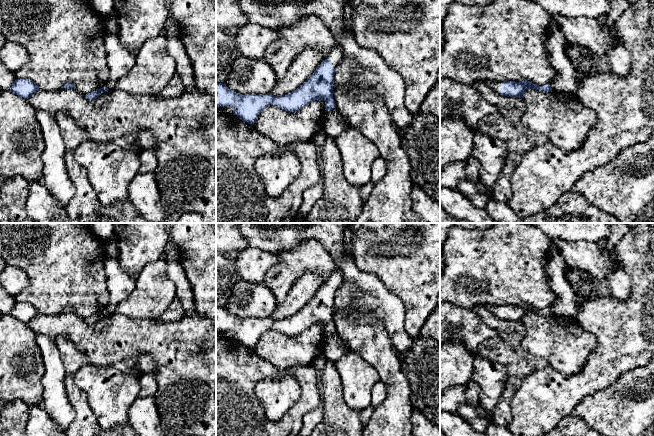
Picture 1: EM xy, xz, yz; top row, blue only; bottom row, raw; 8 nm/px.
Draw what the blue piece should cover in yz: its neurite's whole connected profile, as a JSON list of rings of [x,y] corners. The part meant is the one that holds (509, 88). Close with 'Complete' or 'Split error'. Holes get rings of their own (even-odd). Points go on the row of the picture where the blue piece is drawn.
[[[485,80],[485,82],[490,88],[494,89],[496,92],[504,96],[523,98],[523,95],[528,89],[535,89],[543,92],[552,91],[549,84],[538,86],[530,81],[523,80],[520,82],[515,81],[505,81],[505,82],[495,82],[490,80]]]. Split error

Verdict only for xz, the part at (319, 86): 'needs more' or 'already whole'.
needs more

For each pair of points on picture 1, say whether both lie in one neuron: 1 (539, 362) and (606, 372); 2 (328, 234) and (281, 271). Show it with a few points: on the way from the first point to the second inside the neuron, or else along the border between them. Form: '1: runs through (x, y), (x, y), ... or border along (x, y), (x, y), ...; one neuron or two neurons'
1: border along (548, 364), (527, 375); two neurons
2: border along (295, 246), (306, 240), (316, 239), (333, 259); two neurons

